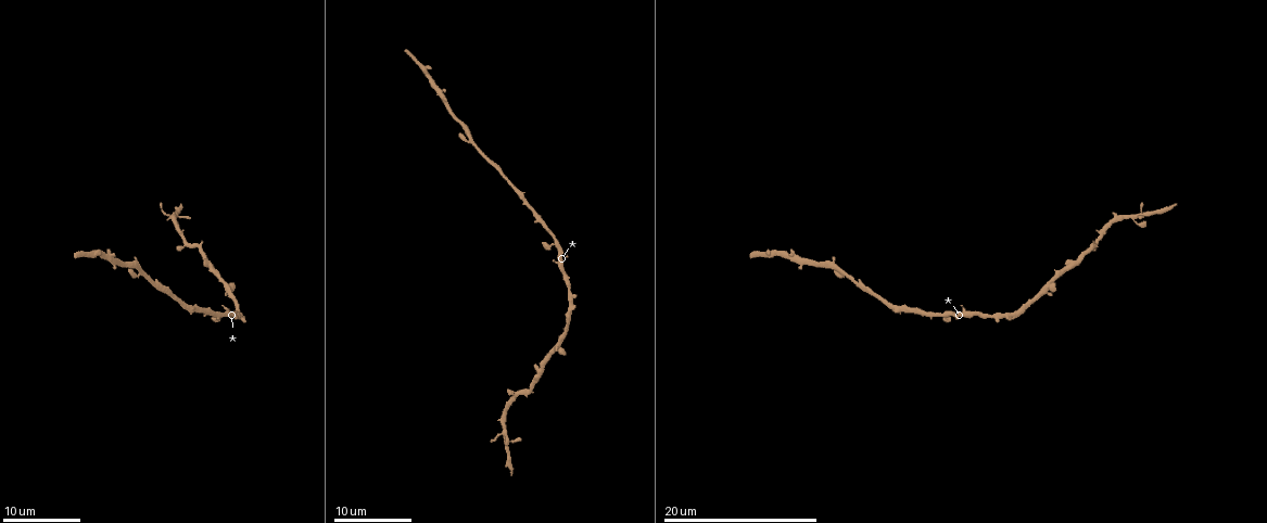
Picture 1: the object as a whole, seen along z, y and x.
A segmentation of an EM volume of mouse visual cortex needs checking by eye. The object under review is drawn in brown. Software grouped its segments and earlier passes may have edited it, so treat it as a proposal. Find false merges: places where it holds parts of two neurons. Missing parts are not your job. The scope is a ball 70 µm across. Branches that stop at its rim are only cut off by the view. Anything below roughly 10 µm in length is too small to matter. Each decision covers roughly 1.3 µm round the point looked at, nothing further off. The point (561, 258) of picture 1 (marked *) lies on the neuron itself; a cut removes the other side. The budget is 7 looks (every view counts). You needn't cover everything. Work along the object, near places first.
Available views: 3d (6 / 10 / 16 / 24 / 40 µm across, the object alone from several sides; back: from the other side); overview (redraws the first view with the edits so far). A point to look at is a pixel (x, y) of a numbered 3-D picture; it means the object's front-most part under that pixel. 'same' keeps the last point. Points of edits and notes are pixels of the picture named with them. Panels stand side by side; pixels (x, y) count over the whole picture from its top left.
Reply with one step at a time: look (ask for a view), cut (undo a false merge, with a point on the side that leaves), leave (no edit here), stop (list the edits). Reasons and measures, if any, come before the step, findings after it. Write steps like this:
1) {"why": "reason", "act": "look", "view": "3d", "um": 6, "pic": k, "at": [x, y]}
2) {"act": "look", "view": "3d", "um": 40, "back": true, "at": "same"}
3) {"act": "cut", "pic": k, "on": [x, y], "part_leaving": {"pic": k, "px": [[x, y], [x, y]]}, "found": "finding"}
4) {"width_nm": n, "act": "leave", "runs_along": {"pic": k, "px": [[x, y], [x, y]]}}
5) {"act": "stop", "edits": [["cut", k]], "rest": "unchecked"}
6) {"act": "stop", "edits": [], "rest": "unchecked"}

{"why": "calibre changes", "act": "look", "view": "3d", "um": 10, "pic": 1, "at": [224, 283]}

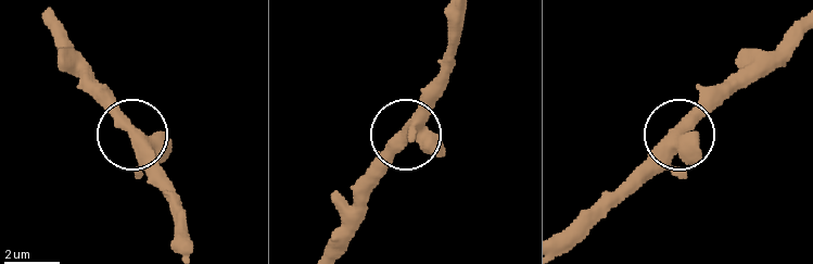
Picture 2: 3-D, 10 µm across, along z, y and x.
{"act": "leave", "runs_along": {"pic": 2, "px": [[187, 243], [175, 187], [152, 152], [91, 91]]}, "found": "continuous, no second neuron"}

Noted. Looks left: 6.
{"why": "sudden change in width", "act": "look", "view": "3d", "um": 10, "pic": 1, "at": [186, 243]}

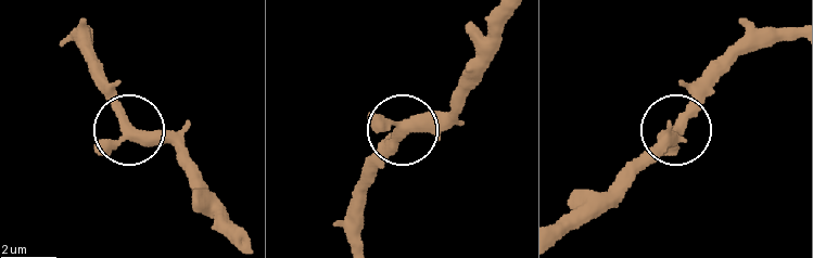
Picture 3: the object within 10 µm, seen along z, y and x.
{"act": "leave", "runs_along": {"pic": 3, "px": [[242, 248], [195, 167], [167, 141], [139, 137], [92, 78]]}, "found": "all the same neuron"}

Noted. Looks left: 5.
{"why": "thin neck", "act": "look", "view": "3d", "um": 10, "pic": 1, "at": [569, 289]}

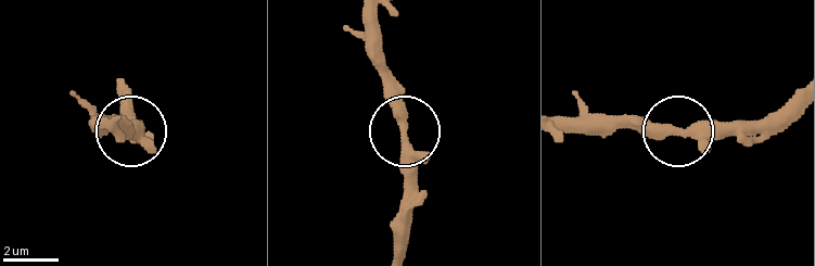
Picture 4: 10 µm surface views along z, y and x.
{"act": "leave", "runs_along": {"pic": 4, "px": [[570, 129], [747, 129]]}, "found": "all the same neuron"}

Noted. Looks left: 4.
{"act": "stop", "edits": [], "rest": "unchecked"}

